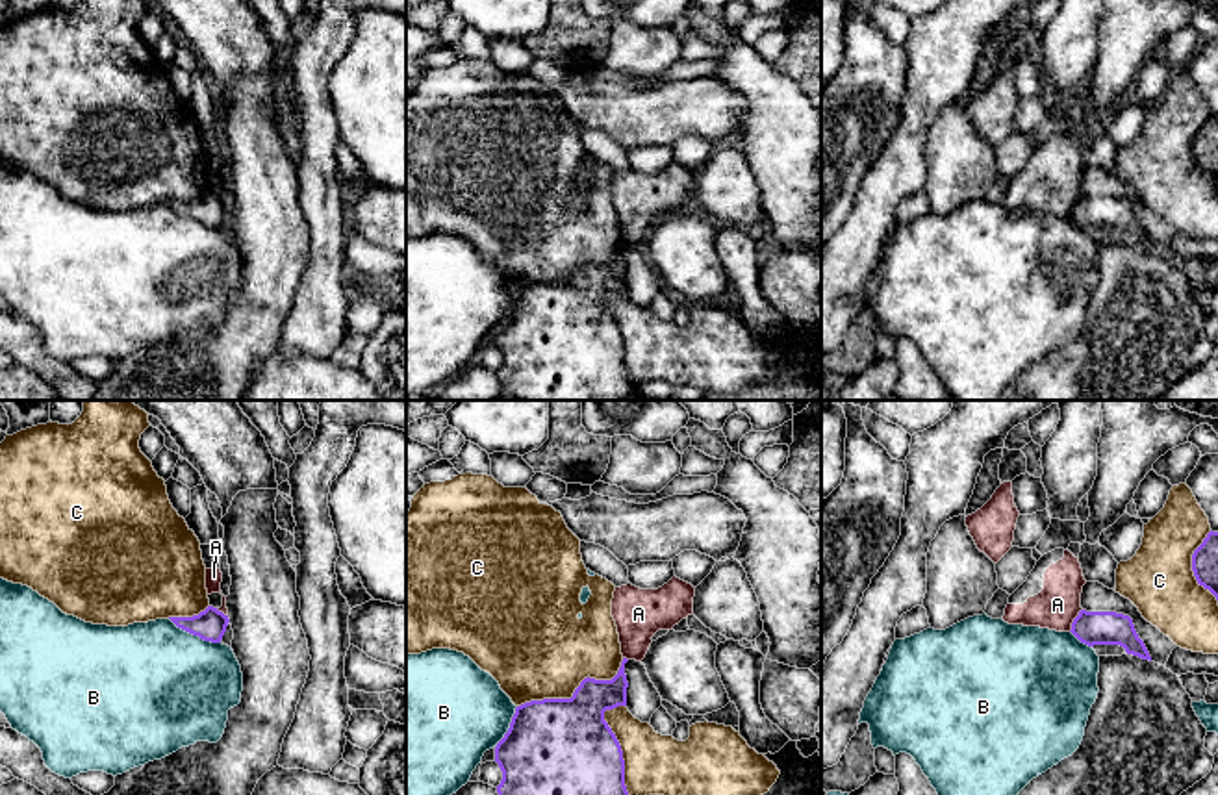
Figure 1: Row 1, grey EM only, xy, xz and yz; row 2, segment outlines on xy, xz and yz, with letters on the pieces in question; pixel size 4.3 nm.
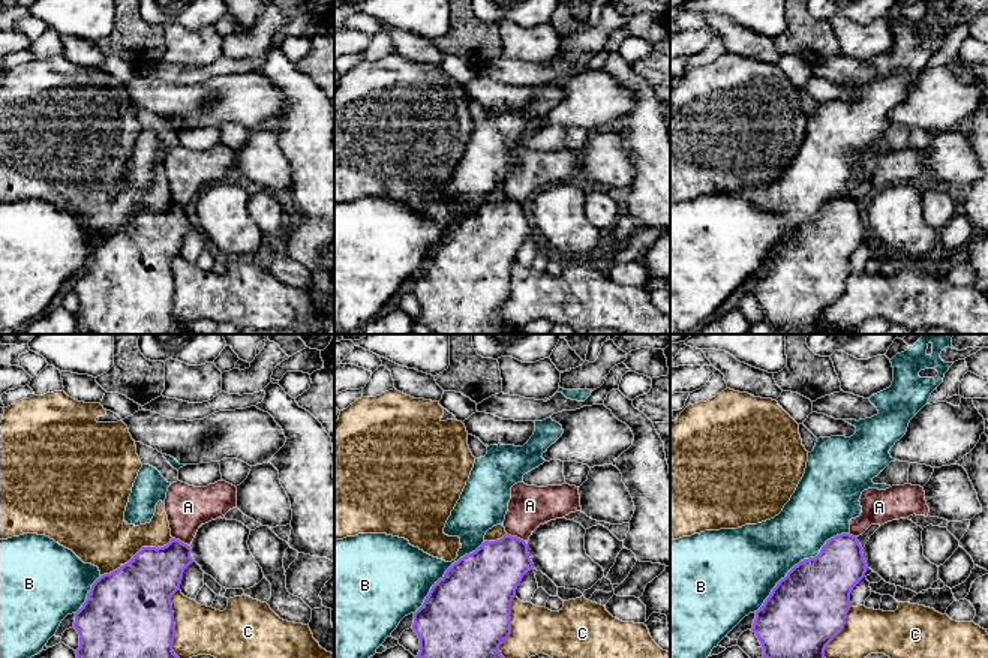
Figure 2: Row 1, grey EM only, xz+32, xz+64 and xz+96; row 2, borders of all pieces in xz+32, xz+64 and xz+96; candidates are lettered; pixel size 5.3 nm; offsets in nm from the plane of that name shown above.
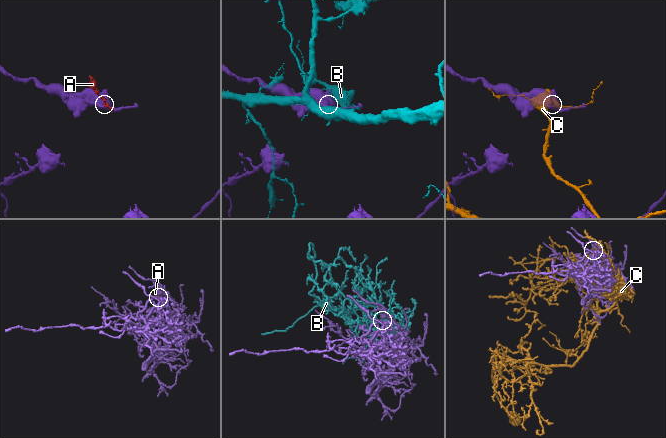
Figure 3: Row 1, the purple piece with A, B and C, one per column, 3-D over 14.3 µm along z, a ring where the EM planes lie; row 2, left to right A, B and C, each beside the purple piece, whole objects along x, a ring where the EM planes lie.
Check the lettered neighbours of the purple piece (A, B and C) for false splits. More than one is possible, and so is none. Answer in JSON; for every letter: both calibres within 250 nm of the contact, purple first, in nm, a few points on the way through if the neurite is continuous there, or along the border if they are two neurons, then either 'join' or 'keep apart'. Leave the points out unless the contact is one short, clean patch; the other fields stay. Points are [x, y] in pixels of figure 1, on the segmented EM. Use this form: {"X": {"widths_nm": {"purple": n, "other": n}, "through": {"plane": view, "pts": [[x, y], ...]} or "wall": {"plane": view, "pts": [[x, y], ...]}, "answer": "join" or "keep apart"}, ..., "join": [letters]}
{"A": {"widths_nm": {"purple": 140, "other": 190}, "wall": {"plane": "yz", "pts": [[1081, 608], [1068, 630]]}, "answer": "keep apart"}, "B": {"widths_nm": {"purple": 140, "other": 480}, "answer": "keep apart"}, "C": {"widths_nm": {"purple": 420, "other": 440}, "answer": "keep apart"}, "join": []}

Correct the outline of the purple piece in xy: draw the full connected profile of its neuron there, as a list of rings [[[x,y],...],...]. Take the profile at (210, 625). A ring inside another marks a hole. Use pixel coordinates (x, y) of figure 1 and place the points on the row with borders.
[[[213,606],[193,617],[169,617],[178,628],[198,636],[204,641],[221,643],[226,626],[230,623],[228,615]]]

